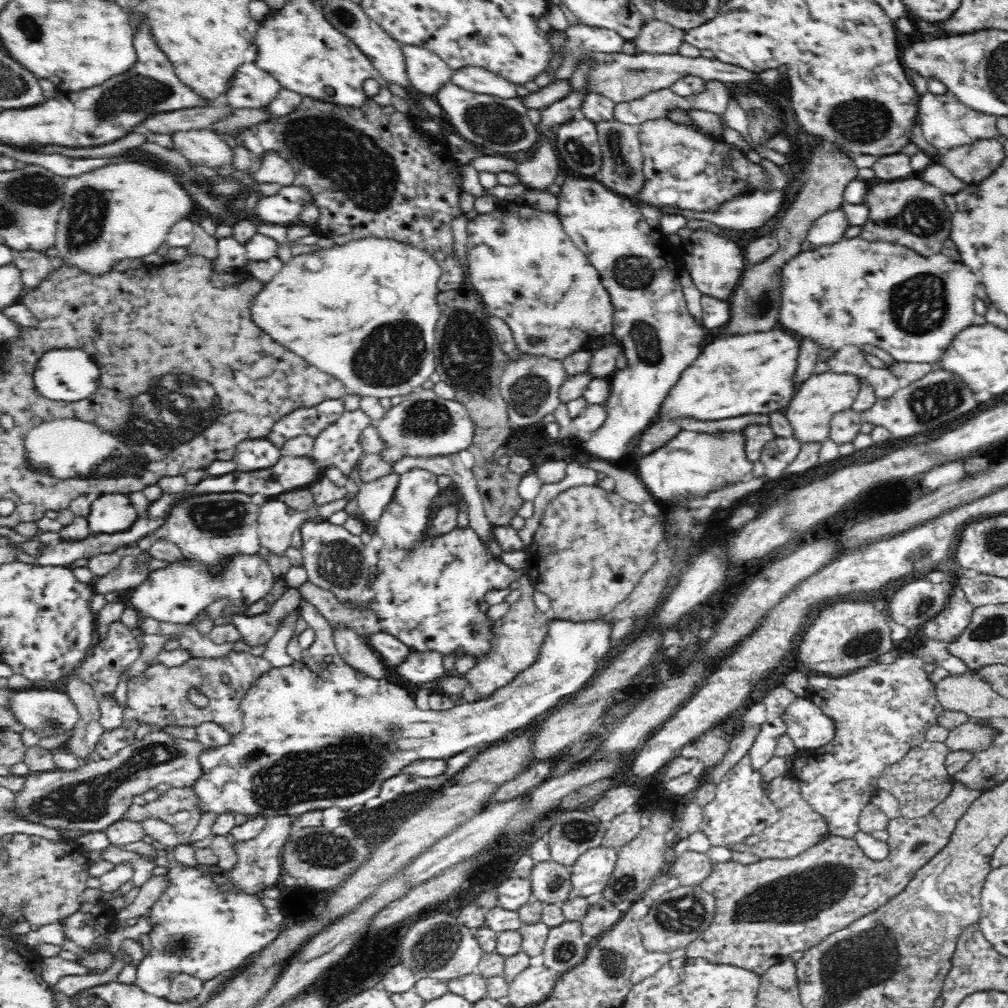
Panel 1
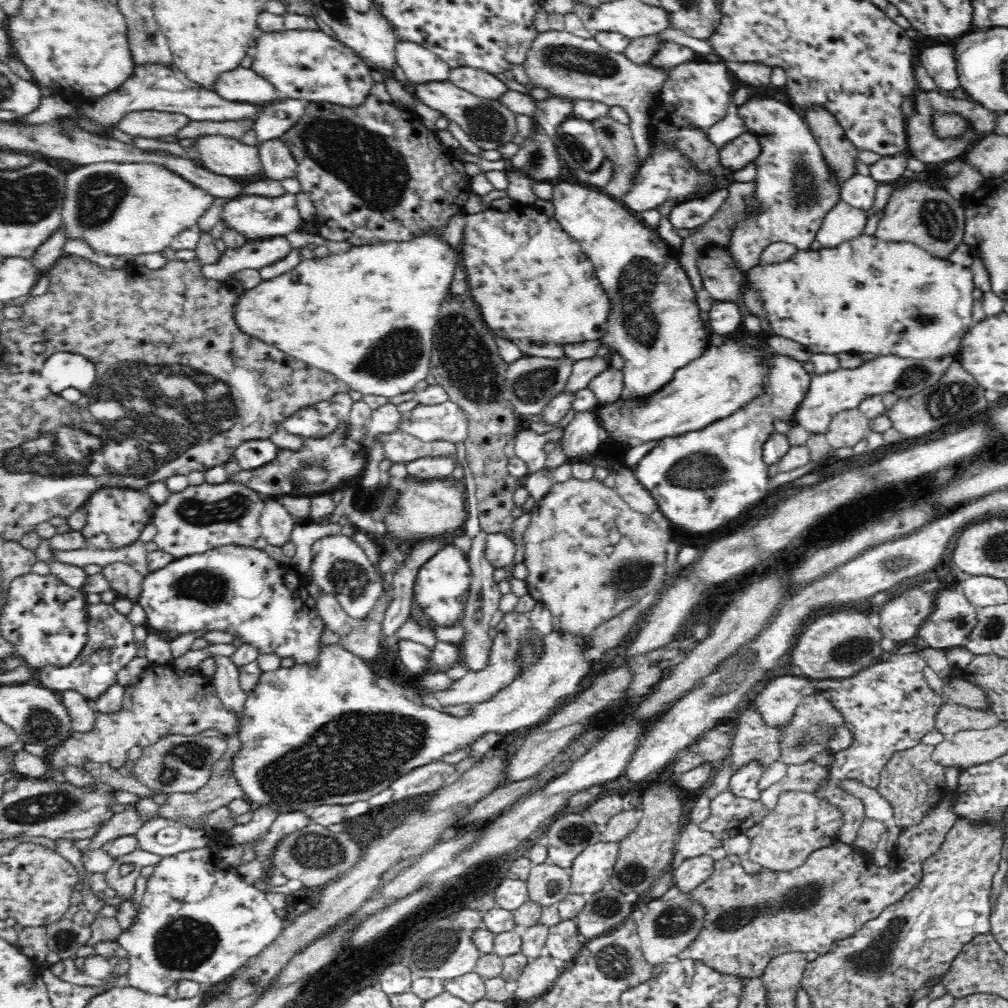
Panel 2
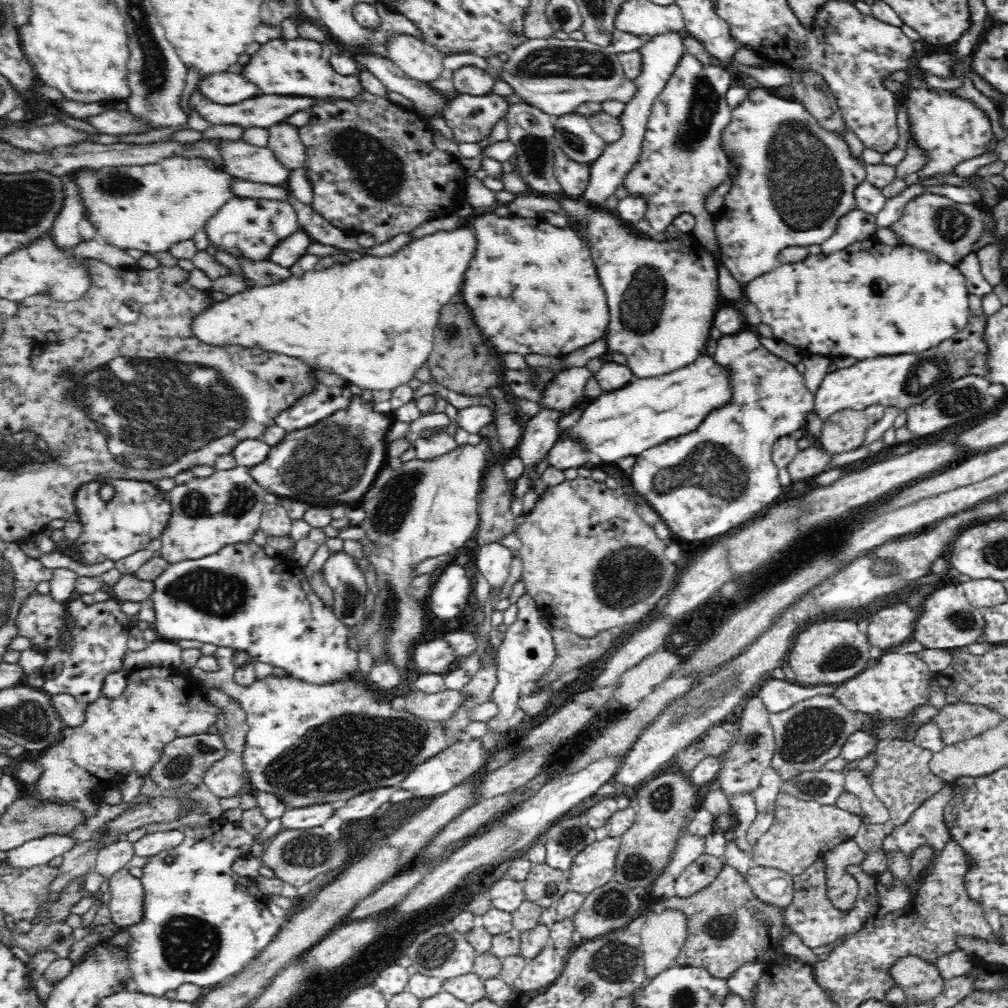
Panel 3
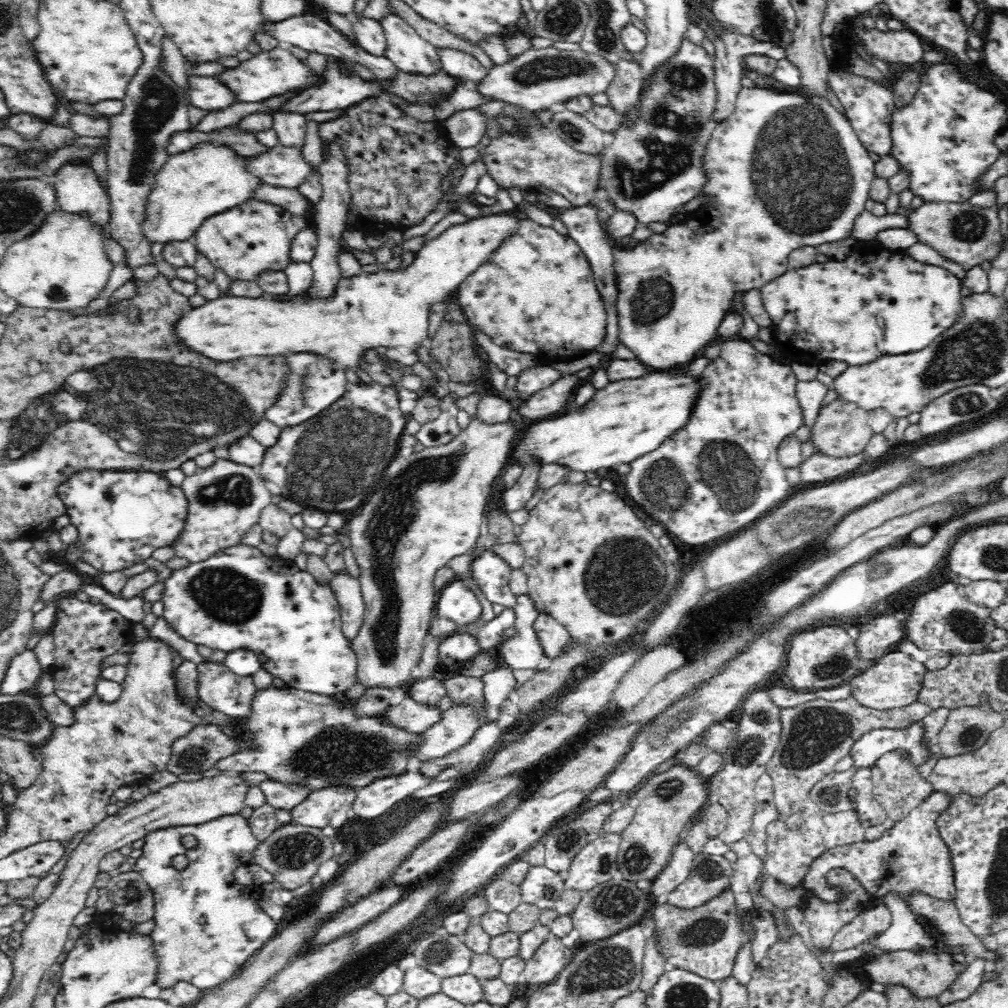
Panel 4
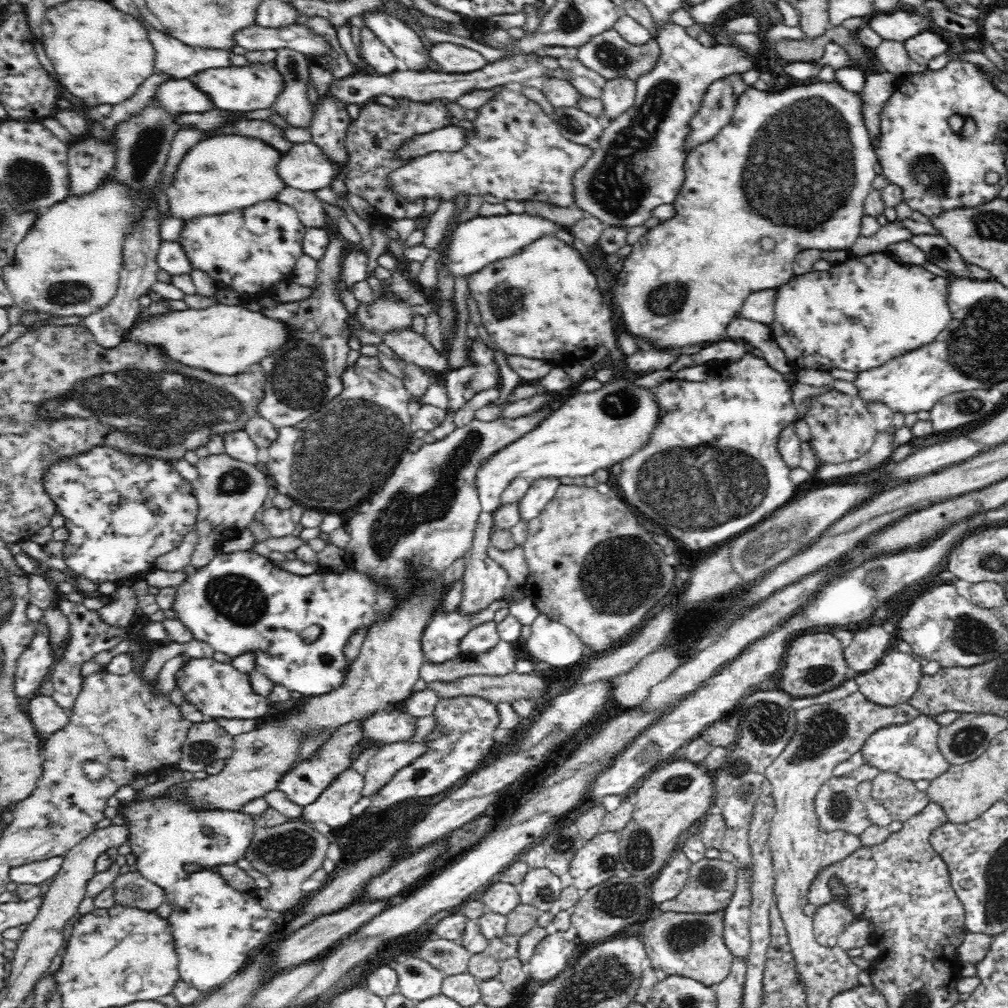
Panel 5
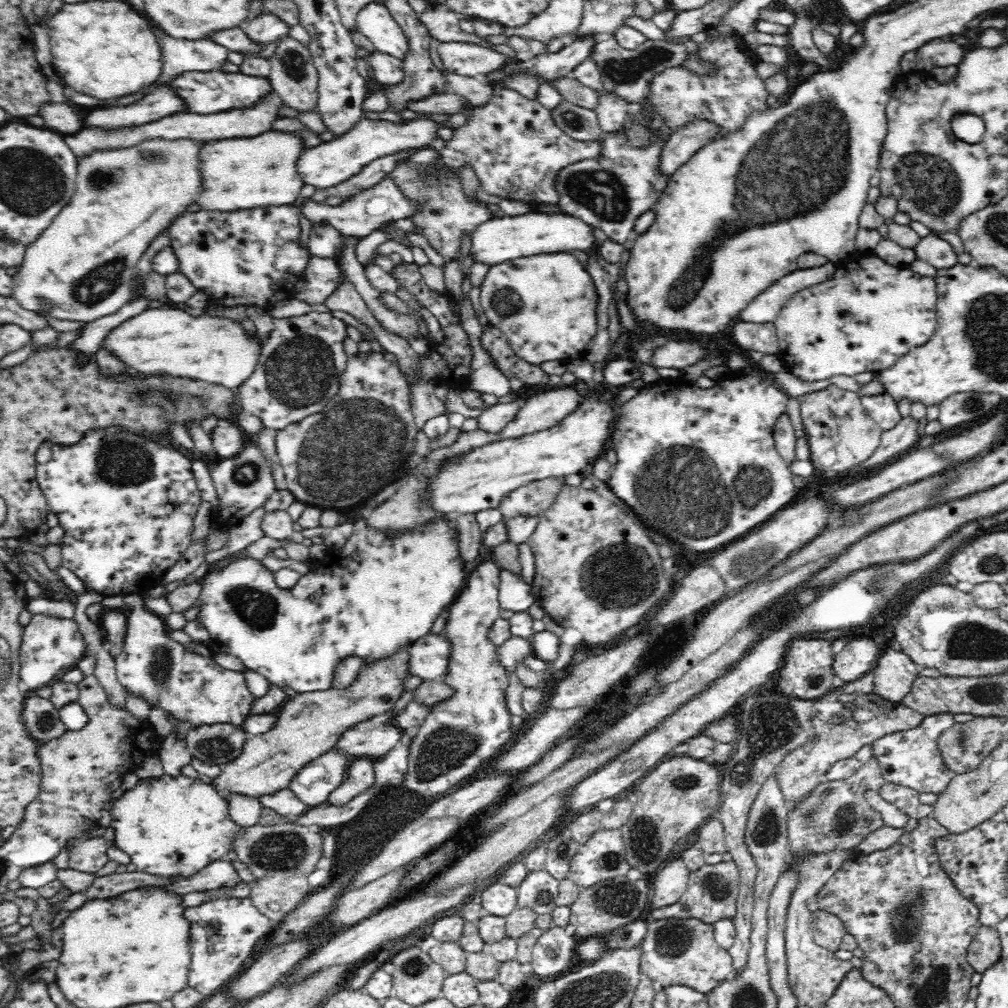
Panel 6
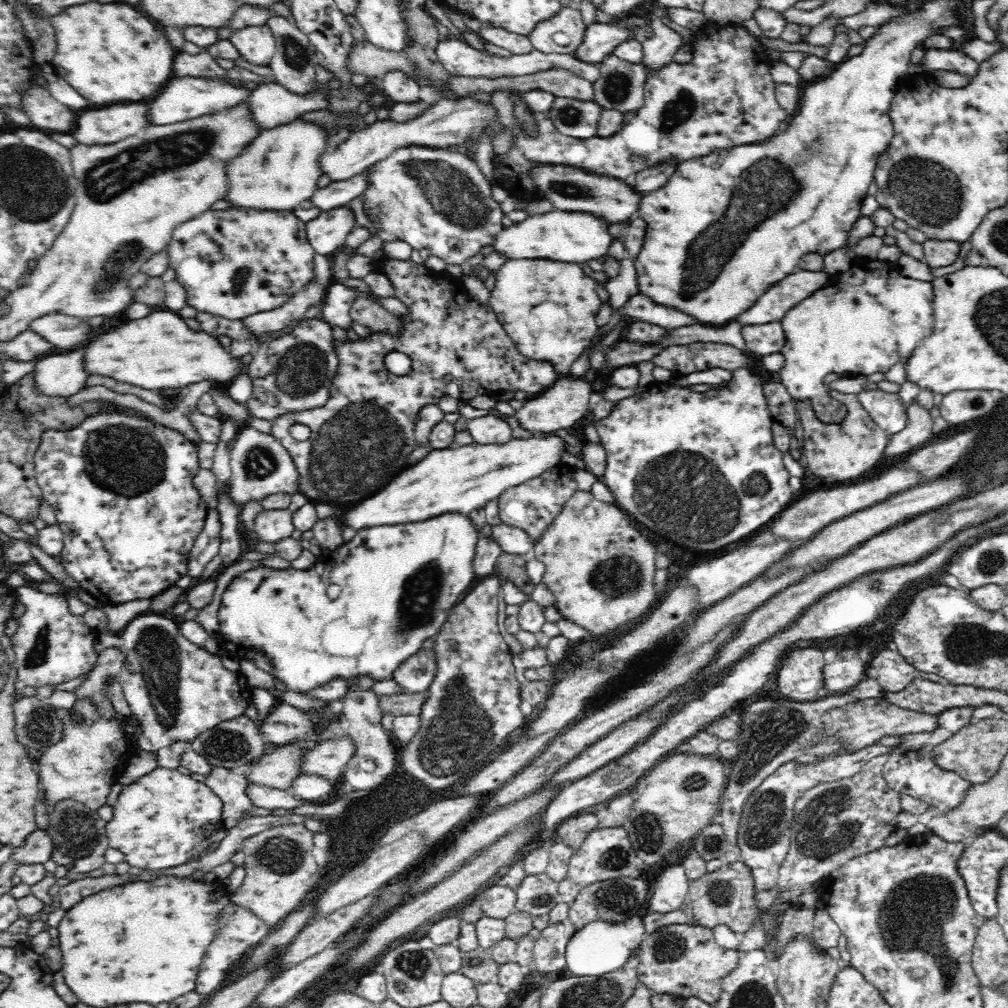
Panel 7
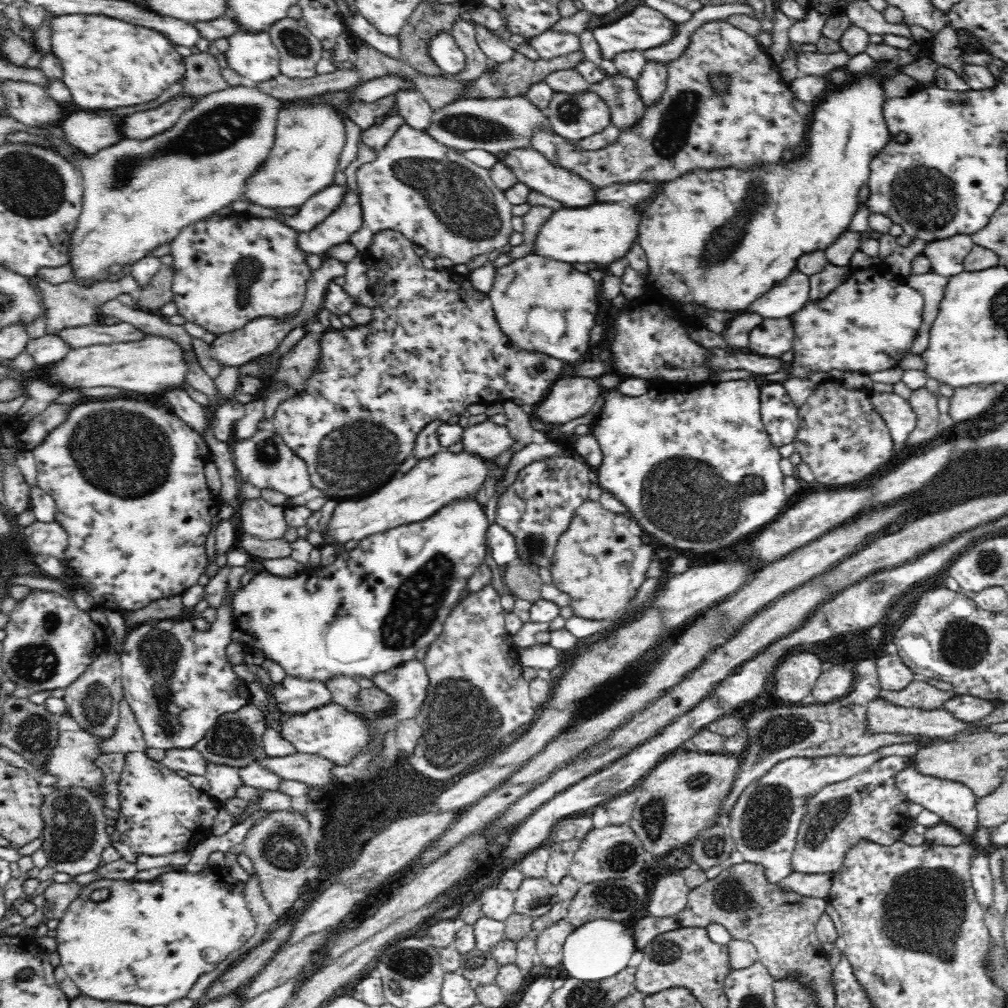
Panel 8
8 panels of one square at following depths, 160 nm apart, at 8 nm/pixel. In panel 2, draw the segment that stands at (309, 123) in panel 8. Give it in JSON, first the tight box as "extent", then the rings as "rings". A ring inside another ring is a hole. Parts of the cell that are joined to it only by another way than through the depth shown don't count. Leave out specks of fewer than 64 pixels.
{"extent":[60,162,215,257],"rings":[[[98,162],[94,164],[80,165],[74,170],[69,170],[65,175],[65,197],[61,208],[61,223],[60,230],[64,232],[64,237],[68,240],[82,240],[90,246],[90,250],[94,254],[100,256],[122,256],[129,254],[136,257],[142,254],[152,254],[154,252],[162,252],[164,249],[170,247],[172,238],[175,238],[184,230],[188,230],[197,223],[197,220],[208,210],[209,206],[214,202],[215,197],[208,192],[204,192],[184,180],[181,176],[174,174],[174,171],[164,168],[159,164],[146,163],[124,163],[117,162]]]}

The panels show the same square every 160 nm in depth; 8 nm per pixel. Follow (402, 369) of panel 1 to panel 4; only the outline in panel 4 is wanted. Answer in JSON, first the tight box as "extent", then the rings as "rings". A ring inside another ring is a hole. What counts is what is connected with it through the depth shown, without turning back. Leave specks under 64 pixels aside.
{"extent":[176,214,518,377],"rings":[[[495,214],[490,216],[476,217],[474,220],[468,220],[464,223],[460,223],[457,226],[450,226],[446,228],[440,236],[428,240],[420,250],[416,251],[414,254],[414,260],[406,266],[406,268],[394,268],[394,270],[376,270],[376,272],[360,274],[354,274],[350,278],[342,278],[342,276],[335,282],[334,294],[332,296],[320,296],[320,298],[315,298],[315,294],[309,294],[308,291],[300,292],[300,294],[294,294],[294,296],[276,296],[263,294],[262,296],[256,296],[256,298],[247,298],[246,296],[226,296],[216,298],[216,300],[209,300],[204,306],[200,308],[193,308],[190,313],[182,316],[178,320],[176,326],[176,333],[182,337],[182,341],[186,345],[194,348],[194,350],[210,356],[210,358],[216,358],[216,360],[232,360],[240,357],[247,356],[276,356],[284,355],[285,357],[290,354],[315,354],[315,356],[327,358],[335,362],[339,366],[339,369],[352,370],[359,377],[366,375],[366,368],[368,364],[366,361],[372,362],[373,355],[376,351],[386,348],[396,348],[404,350],[405,352],[418,352],[422,345],[427,344],[428,338],[428,320],[430,320],[430,307],[439,302],[448,302],[455,298],[457,293],[457,288],[468,278],[469,274],[474,273],[478,270],[478,266],[482,266],[483,262],[486,262],[490,258],[490,254],[512,234],[518,230],[518,219],[512,214]]]}

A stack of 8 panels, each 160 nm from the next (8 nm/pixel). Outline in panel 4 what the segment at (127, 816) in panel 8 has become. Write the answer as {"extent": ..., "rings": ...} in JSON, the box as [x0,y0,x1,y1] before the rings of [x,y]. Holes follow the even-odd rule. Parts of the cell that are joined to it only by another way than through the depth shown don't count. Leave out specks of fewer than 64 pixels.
{"extent":[134,814,278,988],"rings":[[[236,814],[197,825],[172,826],[150,832],[143,841],[143,856],[137,860],[134,868],[151,888],[153,895],[154,929],[149,937],[153,954],[158,960],[154,983],[160,988],[174,987],[181,982],[188,982],[198,988],[212,988],[228,981],[278,930],[278,922],[266,914],[256,898],[250,898],[254,888],[244,888],[234,875],[238,866],[253,861],[254,850],[259,844],[247,819]],[[185,839],[190,840],[190,844],[185,845]],[[177,855],[188,857],[188,866],[184,870],[177,870],[171,863]]]}

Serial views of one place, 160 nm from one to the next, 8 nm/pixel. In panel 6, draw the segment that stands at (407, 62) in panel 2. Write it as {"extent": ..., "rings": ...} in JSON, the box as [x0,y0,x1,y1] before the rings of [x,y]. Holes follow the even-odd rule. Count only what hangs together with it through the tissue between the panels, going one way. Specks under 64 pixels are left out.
{"extent":[357,3,410,60],"rings":[[[368,3],[357,14],[358,30],[372,42],[376,49],[404,60],[410,52],[406,33],[393,19],[386,6]]]}

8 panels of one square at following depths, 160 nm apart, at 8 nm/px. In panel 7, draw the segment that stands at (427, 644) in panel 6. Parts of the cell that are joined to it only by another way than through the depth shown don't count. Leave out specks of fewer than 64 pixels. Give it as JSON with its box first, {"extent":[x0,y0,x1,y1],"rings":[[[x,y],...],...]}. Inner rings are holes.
{"extent":[392,648,436,692],"rings":[[[421,648],[398,666],[392,678],[404,687],[404,692],[422,692],[429,690],[436,672],[436,651]]]}

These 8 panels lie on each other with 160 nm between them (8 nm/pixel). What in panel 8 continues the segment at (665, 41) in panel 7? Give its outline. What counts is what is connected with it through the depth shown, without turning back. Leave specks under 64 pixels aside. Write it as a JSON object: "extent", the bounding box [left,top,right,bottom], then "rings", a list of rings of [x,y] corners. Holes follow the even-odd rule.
{"extent":[637,59,668,106],"rings":[[[654,59],[646,60],[641,73],[637,76],[638,93],[642,95],[646,106],[653,103],[666,88],[668,63]]]}

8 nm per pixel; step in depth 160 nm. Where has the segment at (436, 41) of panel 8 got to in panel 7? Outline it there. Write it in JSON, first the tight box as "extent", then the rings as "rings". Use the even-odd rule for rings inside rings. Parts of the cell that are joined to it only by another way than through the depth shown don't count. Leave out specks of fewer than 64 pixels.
{"extent":[435,39,600,82],"rings":[[[442,39],[435,50],[438,60],[444,65],[451,76],[466,76],[468,78],[500,78],[503,76],[518,76],[545,71],[550,68],[566,69],[590,82],[596,82],[600,76],[598,63],[580,62],[573,55],[558,53],[546,54],[538,49],[530,50],[528,54],[514,54],[511,56],[498,56],[486,50],[476,50],[466,41],[455,39]]]}

